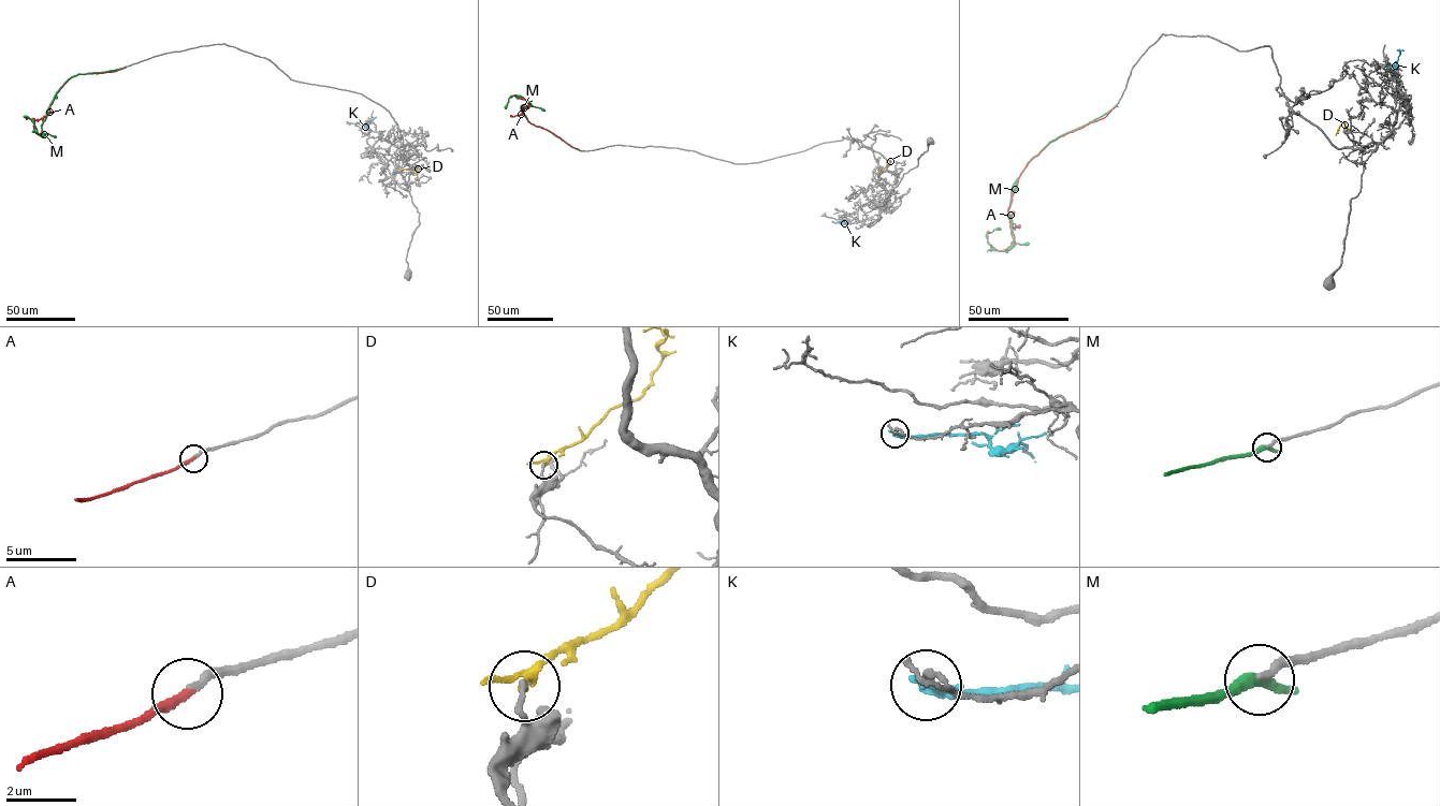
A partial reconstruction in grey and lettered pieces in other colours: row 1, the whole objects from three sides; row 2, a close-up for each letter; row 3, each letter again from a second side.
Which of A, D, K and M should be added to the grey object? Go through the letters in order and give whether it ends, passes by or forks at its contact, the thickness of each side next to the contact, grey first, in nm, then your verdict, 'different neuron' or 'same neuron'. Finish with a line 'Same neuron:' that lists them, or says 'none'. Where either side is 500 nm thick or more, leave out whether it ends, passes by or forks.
A: it ends; calibres 180 and 240 nm; same neuron
D: it passes by; calibres 140 and 120 nm; different neuron
K: it ends; calibres 140 and 200 nm; different neuron
M: it passes by; calibres 200 and 300 nm; different neuron
Same neuron: A

